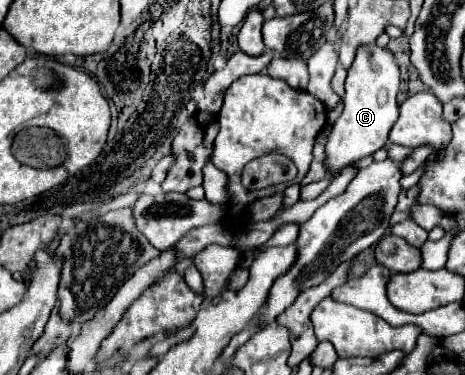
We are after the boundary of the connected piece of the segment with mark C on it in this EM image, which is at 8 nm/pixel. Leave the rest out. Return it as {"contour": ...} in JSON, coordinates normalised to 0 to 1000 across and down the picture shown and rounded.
{"contour":[[[813,120],[778,125],[757,179],[748,184],[740,291],[731,312],[718,323],[701,381],[697,451],[710,472],[723,472],[744,440],[809,408],[834,381],[834,355],[856,317],[856,275],[852,275],[856,243],[860,243],[860,184],[847,163],[847,147],[834,131],[817,131]]]}

